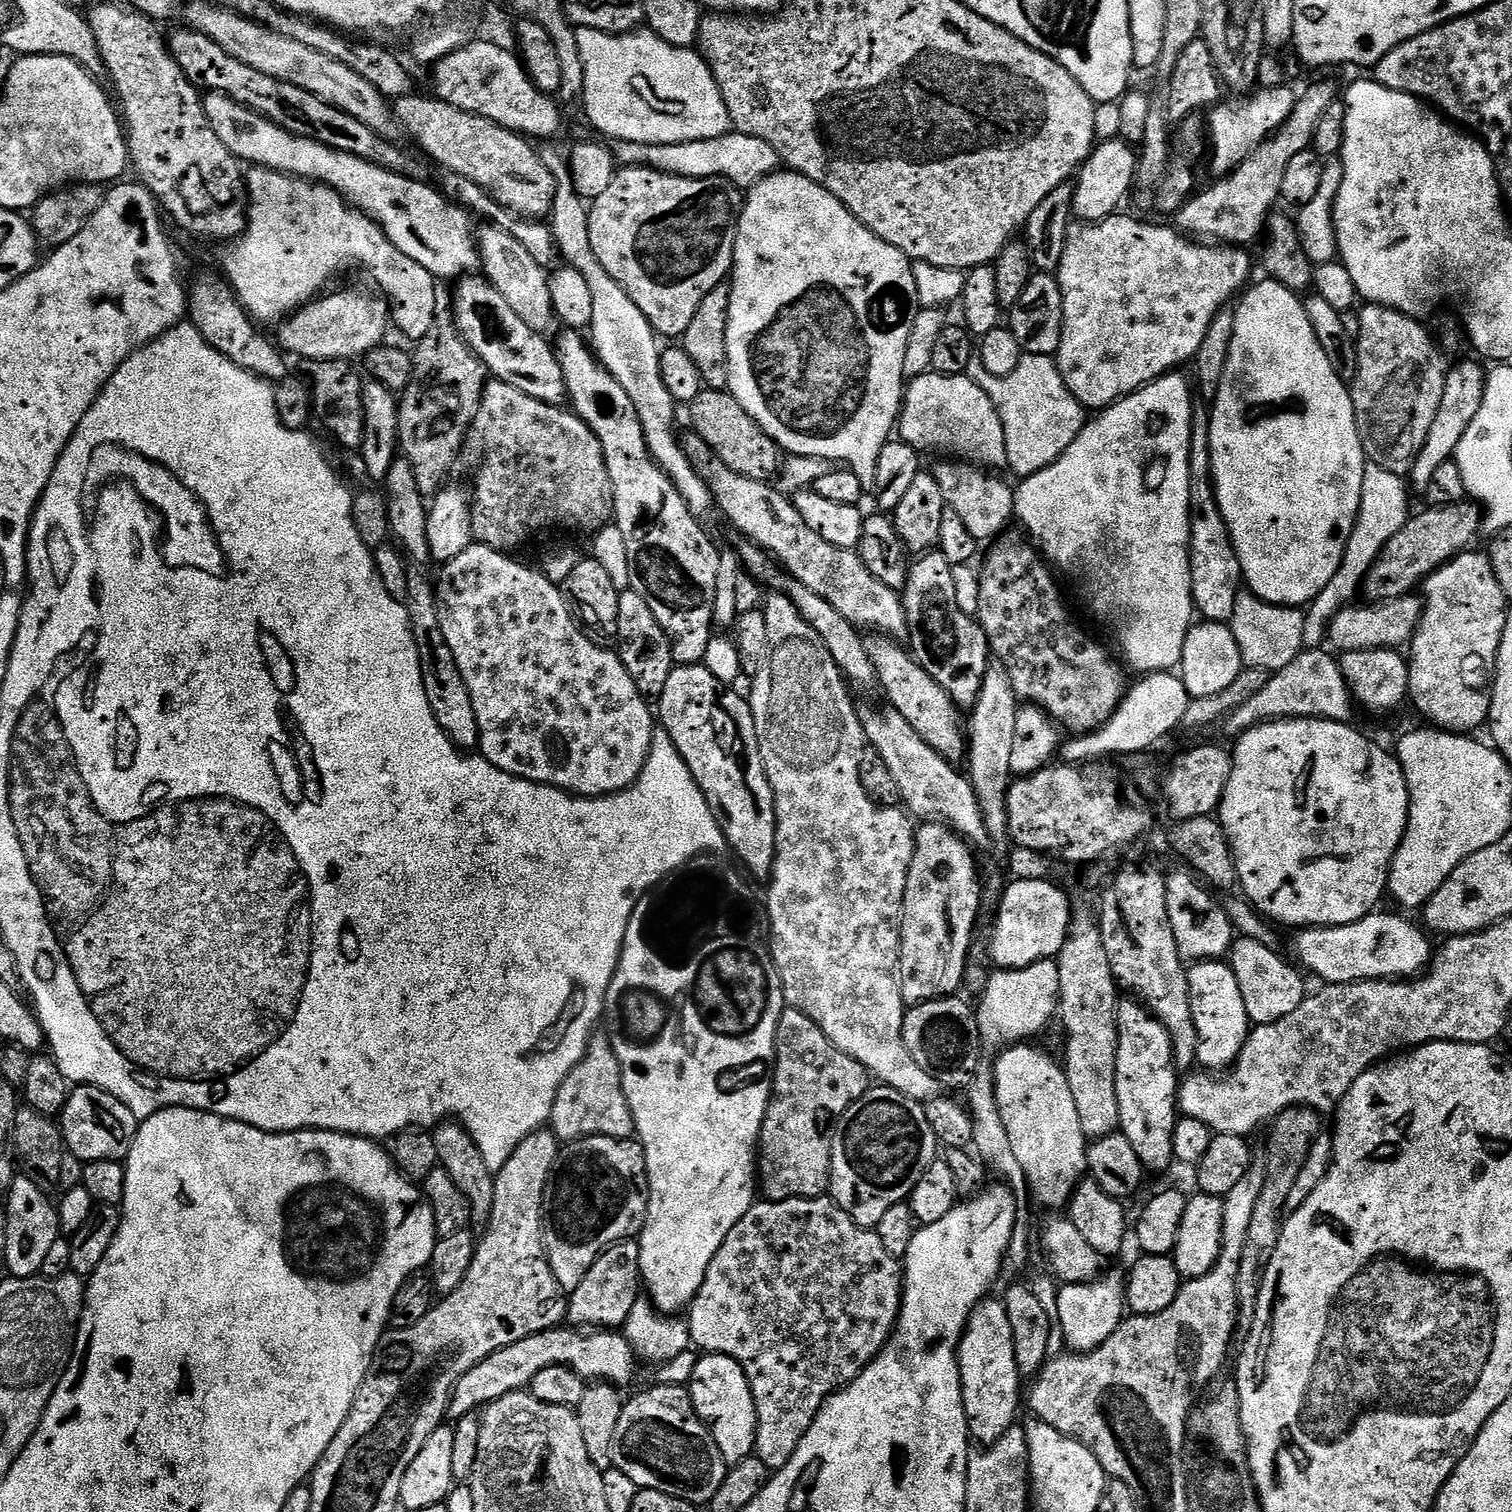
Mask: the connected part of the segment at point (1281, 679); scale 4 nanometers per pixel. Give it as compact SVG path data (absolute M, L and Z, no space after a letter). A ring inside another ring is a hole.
M1323 647L1303 650L1288 666L1271 673L1266 686L1262 686L1262 690L1258 690L1258 694L1254 694L1250 702L1231 712L1228 719L1223 721L1222 728L1225 728L1232 738L1239 738L1251 728L1269 724L1271 720L1351 721L1352 708L1354 709L1352 691L1348 689L1339 659L1331 651L1324 651Z

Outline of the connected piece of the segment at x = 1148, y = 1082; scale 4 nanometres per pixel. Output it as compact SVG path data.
M1124 998L1116 1005L1116 1025L1118 1026L1118 1050L1116 1051L1116 1089L1118 1090L1118 1114L1120 1115L1119 1131L1126 1138L1130 1138L1130 1144L1134 1146L1138 1158L1142 1158L1142 1166L1145 1173L1164 1172L1171 1164L1174 1164L1174 1134L1176 1133L1176 1122L1178 1119L1178 1069L1176 1059L1172 1056L1172 1043L1166 1026L1157 1020L1139 1000L1135 998Z

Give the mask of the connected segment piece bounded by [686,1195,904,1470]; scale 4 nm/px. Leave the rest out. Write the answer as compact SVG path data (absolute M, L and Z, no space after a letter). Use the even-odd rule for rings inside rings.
M822 1195L809 1200L764 1200L753 1203L752 1209L737 1222L734 1230L726 1234L726 1242L718 1246L718 1254L714 1254L702 1286L696 1291L696 1296L686 1309L686 1319L692 1335L692 1343L701 1353L717 1352L734 1358L734 1362L742 1366L750 1382L750 1390L754 1394L754 1406L758 1414L754 1454L762 1458L762 1462L766 1462L769 1470L775 1470L790 1462L794 1450L798 1450L798 1442L802 1442L806 1430L810 1430L818 1410L822 1410L826 1401L844 1385L854 1382L854 1378L858 1378L858 1374L862 1374L862 1370L866 1370L870 1361L883 1350L896 1330L896 1319L900 1317L903 1301L904 1269L901 1261L892 1256L890 1250L886 1250L882 1238L878 1238L876 1231L858 1226L832 1199Z

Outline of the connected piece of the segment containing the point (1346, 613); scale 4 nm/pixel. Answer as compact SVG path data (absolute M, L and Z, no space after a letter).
M1419 595L1399 596L1397 600L1386 600L1380 603L1365 603L1365 608L1349 606L1332 619L1328 626L1327 643L1337 653L1354 650L1374 650L1375 648L1399 649L1399 644L1407 645L1416 635L1416 627L1422 615L1422 600Z

